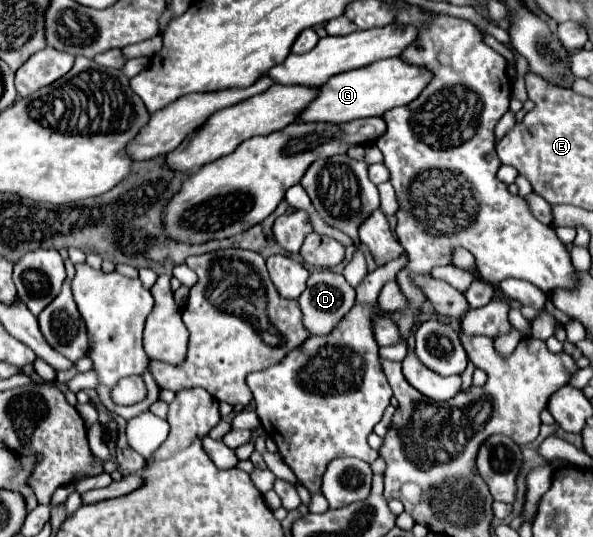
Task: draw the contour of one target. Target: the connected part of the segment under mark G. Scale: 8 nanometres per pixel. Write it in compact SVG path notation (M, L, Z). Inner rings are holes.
M400 57L382 59L368 67L354 69L348 73L334 75L328 83L320 87L320 97L310 103L310 107L300 115L298 121L330 121L330 123L346 123L360 117L382 117L386 111L412 103L426 83L430 83L432 73L426 67L416 67L404 63Z

